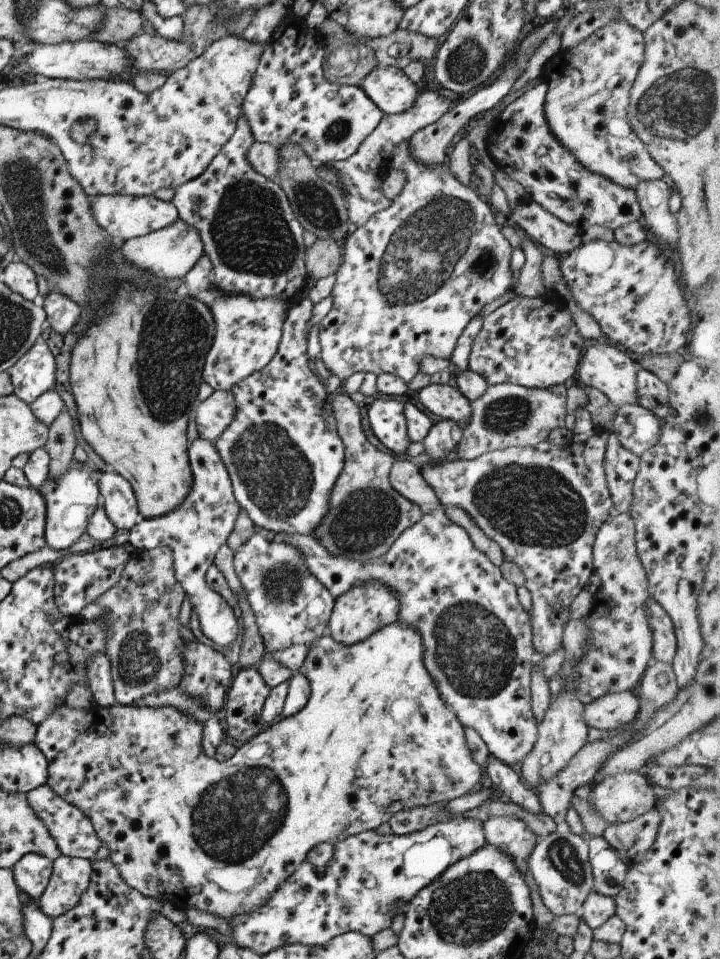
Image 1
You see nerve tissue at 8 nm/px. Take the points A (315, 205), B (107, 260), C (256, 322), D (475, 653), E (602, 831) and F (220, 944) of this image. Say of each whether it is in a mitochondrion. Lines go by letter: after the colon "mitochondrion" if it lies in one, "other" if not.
A: mitochondrion
B: other
C: mitochondrion
D: mitochondrion
E: other
F: other

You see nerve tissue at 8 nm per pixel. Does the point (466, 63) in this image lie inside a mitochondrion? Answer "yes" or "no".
yes

